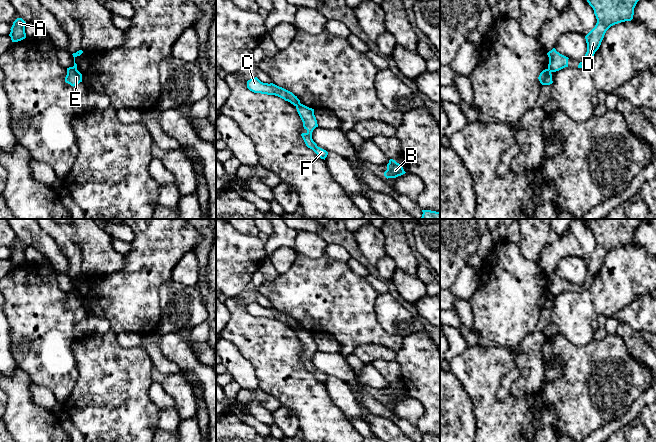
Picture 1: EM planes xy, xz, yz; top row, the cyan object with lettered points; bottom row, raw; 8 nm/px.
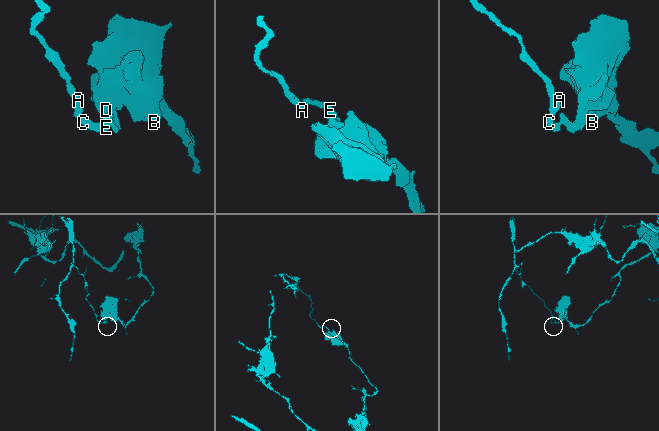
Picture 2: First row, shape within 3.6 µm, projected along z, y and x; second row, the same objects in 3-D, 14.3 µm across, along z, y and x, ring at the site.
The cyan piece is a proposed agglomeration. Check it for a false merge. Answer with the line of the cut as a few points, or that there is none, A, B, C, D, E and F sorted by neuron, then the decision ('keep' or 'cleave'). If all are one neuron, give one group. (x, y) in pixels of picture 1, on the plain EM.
cut xz (300, 327), (296, 330); groups A C E / B D F; cleave

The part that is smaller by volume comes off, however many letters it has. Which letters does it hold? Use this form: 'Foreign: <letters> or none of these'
Foreign: A, C, E

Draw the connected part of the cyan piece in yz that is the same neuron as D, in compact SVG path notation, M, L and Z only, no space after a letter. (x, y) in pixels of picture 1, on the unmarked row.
M583 219L593 232L597 243L595 251L585 260L587 276L578 292L591 287L595 276L599 273L606 255L613 249L631 245L634 232L640 219Z

